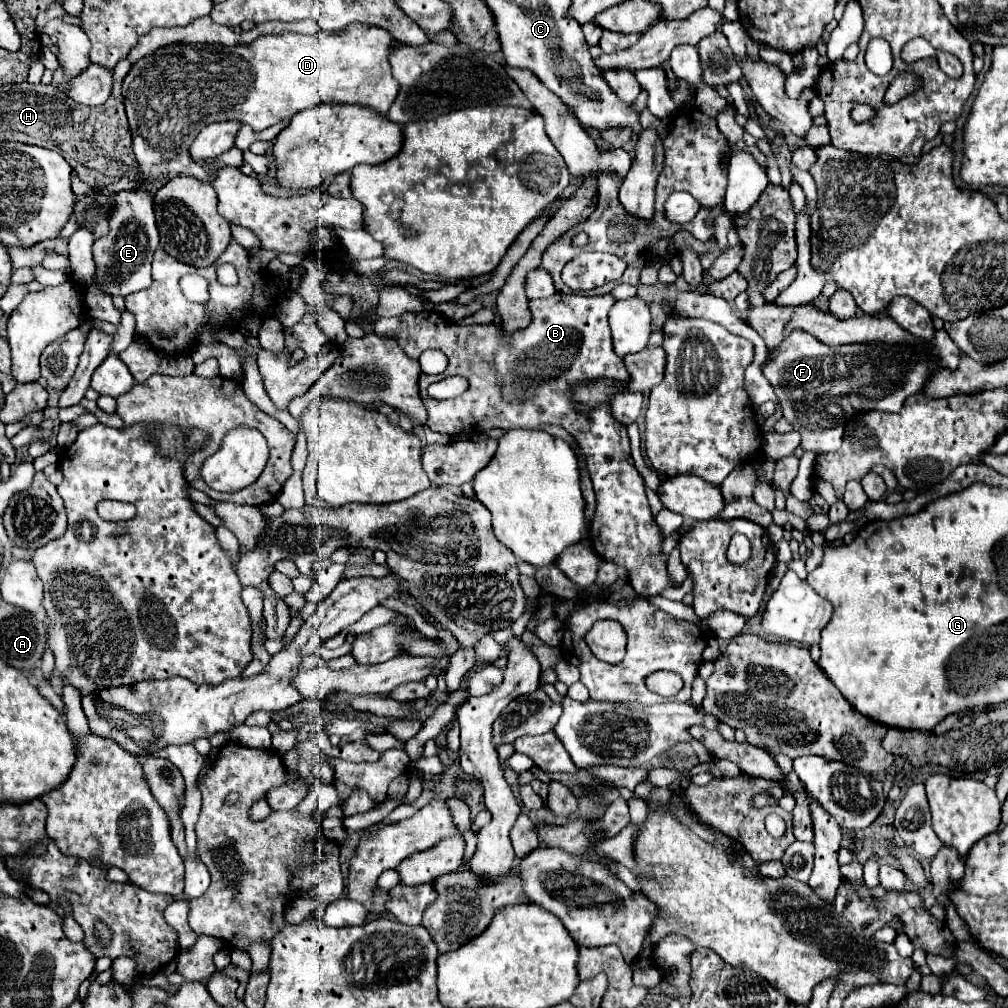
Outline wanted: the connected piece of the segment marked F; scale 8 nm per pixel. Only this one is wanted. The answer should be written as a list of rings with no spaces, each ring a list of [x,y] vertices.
[[[794,329],[786,341],[774,349],[770,363],[764,367],[766,379],[772,383],[782,409],[784,417],[794,425],[794,429],[802,435],[802,447],[804,451],[838,451],[842,445],[844,435],[828,435],[830,429],[834,429],[838,423],[844,423],[848,415],[862,415],[866,411],[890,411],[898,413],[904,405],[904,401],[910,395],[916,395],[924,389],[932,373],[938,369],[938,363],[942,367],[948,367],[950,371],[958,369],[960,363],[960,349],[956,343],[948,337],[944,329],[936,331],[932,339],[920,341],[918,345],[884,345],[884,343],[854,343],[854,345],[826,345],[818,341],[814,335]]]

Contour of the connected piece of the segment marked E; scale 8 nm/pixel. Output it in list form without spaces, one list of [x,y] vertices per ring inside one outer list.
[[[120,191],[112,197],[110,231],[92,245],[96,261],[96,281],[112,297],[126,297],[150,285],[150,265],[158,249],[158,229],[154,217],[154,197],[146,191]]]

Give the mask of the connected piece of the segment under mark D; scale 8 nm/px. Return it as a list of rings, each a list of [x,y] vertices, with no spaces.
[[[352,23],[342,31],[316,35],[260,35],[248,45],[232,47],[172,43],[138,59],[122,81],[122,95],[144,185],[176,175],[214,179],[188,155],[196,133],[214,121],[238,119],[262,131],[320,103],[364,105],[388,113],[400,89],[388,65],[388,45],[394,41],[386,29]]]

